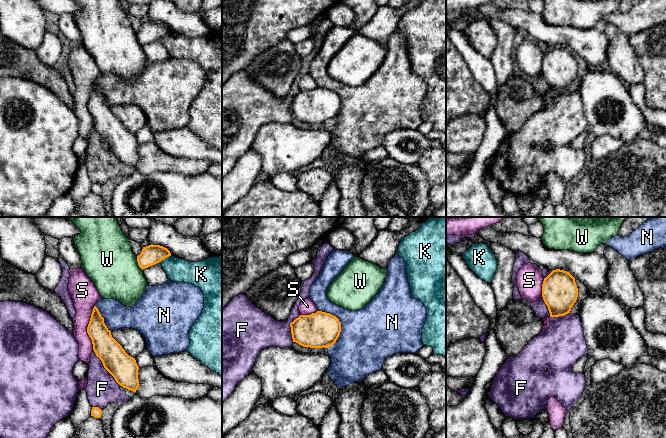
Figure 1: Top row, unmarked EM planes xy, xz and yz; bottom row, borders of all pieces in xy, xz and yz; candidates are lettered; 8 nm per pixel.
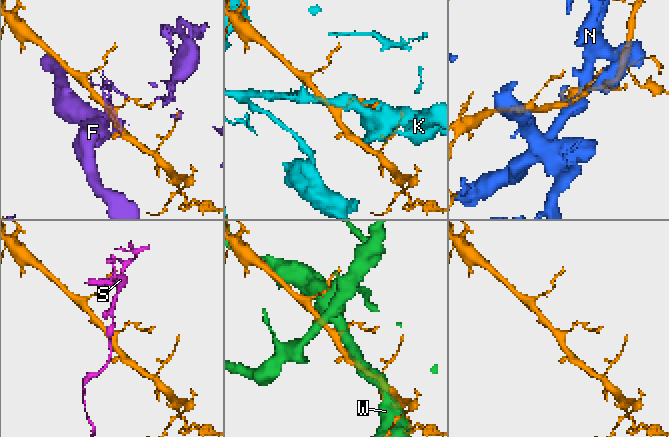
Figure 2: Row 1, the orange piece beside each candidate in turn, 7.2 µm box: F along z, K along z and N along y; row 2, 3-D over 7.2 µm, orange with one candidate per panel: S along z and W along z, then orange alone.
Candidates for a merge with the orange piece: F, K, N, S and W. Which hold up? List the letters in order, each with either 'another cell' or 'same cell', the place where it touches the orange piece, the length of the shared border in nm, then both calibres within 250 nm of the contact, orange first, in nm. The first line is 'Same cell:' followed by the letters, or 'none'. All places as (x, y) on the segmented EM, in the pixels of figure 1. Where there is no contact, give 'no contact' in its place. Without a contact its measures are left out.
Same cell: none
F: another cell; meets orange in yz at (550, 315); contact 260 nm long; 280 nm thick on the orange side, 340 nm on the other
K: another cell; meets orange in xy at (165, 257); contact 90 nm long; 160 nm thick on the orange side, 190 nm on the other
N: another cell; meets orange in xz at (340, 324); contact 320 nm long; 280 nm thick on the orange side, 460 nm on the other
S: another cell; meets orange in xy at (87, 327); contact 360 nm long; 200 nm thick on the orange side, 200 nm on the other
W: another cell; meets orange in xy at (138, 263); contact 130 nm long; 160 nm thick on the orange side, 420 nm on the other

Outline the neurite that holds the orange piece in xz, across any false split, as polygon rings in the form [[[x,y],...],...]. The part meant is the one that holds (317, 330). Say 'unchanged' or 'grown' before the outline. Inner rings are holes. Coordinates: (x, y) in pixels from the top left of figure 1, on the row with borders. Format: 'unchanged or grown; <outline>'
unchanged; [[[322,311],[300,315],[290,323],[290,327],[293,342],[307,348],[329,348],[341,332],[339,319]]]

